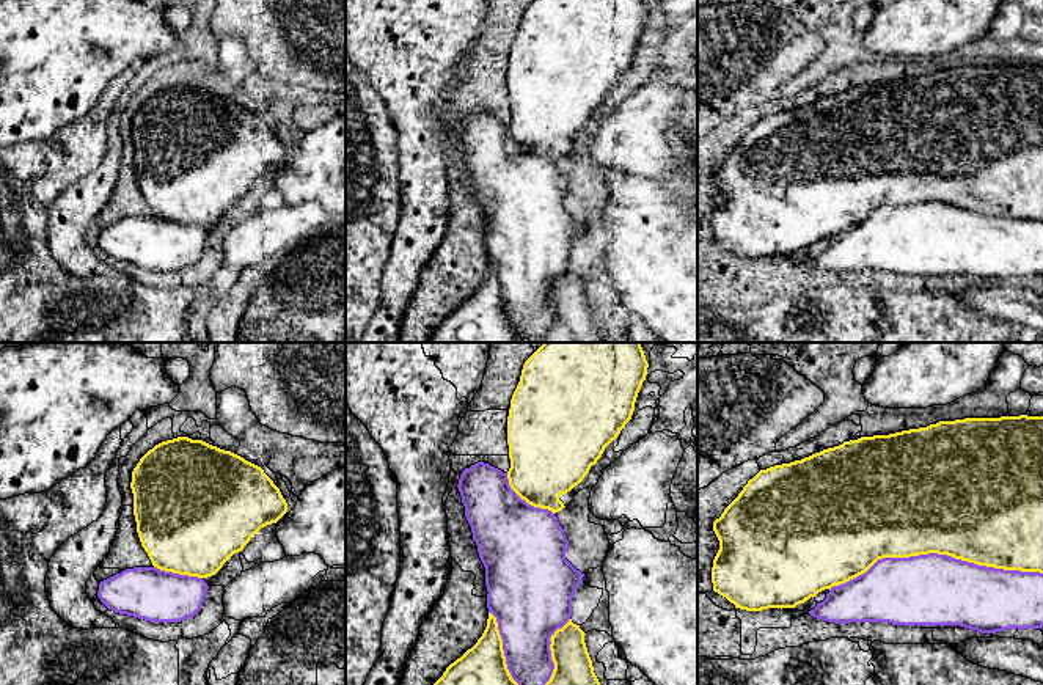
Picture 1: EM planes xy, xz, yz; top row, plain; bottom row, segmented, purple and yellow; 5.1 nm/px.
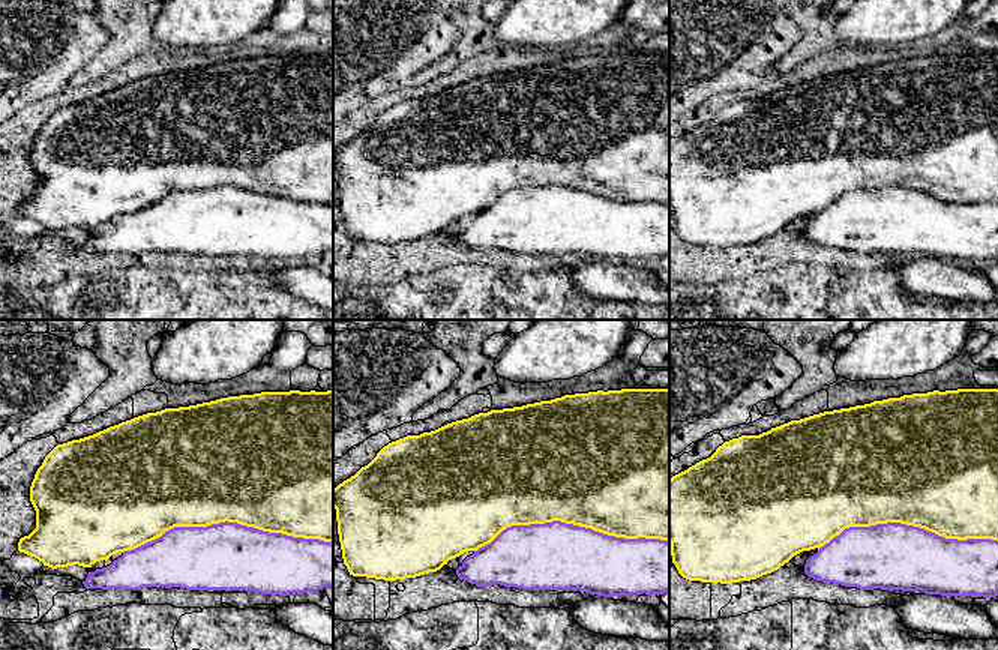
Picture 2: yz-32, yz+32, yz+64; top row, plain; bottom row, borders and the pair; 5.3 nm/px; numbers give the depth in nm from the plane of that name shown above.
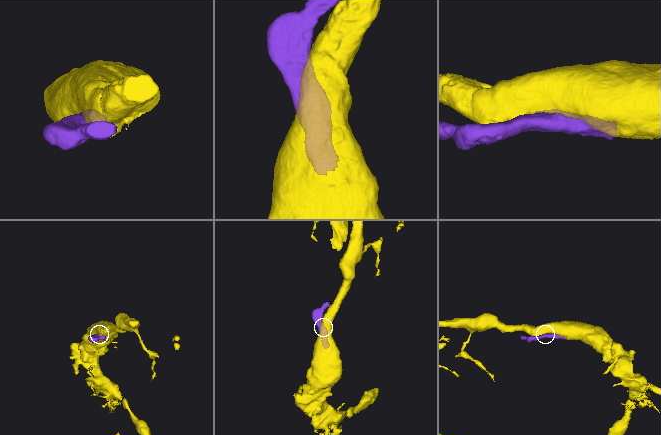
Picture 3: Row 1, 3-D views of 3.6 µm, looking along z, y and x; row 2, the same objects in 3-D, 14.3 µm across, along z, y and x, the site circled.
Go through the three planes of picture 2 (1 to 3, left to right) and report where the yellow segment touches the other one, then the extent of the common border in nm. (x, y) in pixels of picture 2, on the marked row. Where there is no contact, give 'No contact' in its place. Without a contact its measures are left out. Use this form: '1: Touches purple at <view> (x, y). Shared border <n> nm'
1: Touches purple at yz-32 (227, 521). Shared border 1100 nm
2: Touches purple at yz+32 (571, 524). Shared border 1050 nm
3: Touches purple at yz+64 (907, 526). Shared border 950 nm

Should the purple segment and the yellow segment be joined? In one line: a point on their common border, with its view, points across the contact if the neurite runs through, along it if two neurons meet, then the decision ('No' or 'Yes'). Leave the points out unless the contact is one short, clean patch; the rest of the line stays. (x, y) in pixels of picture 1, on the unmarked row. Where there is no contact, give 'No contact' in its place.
Touches purple at yz (935, 201). No

